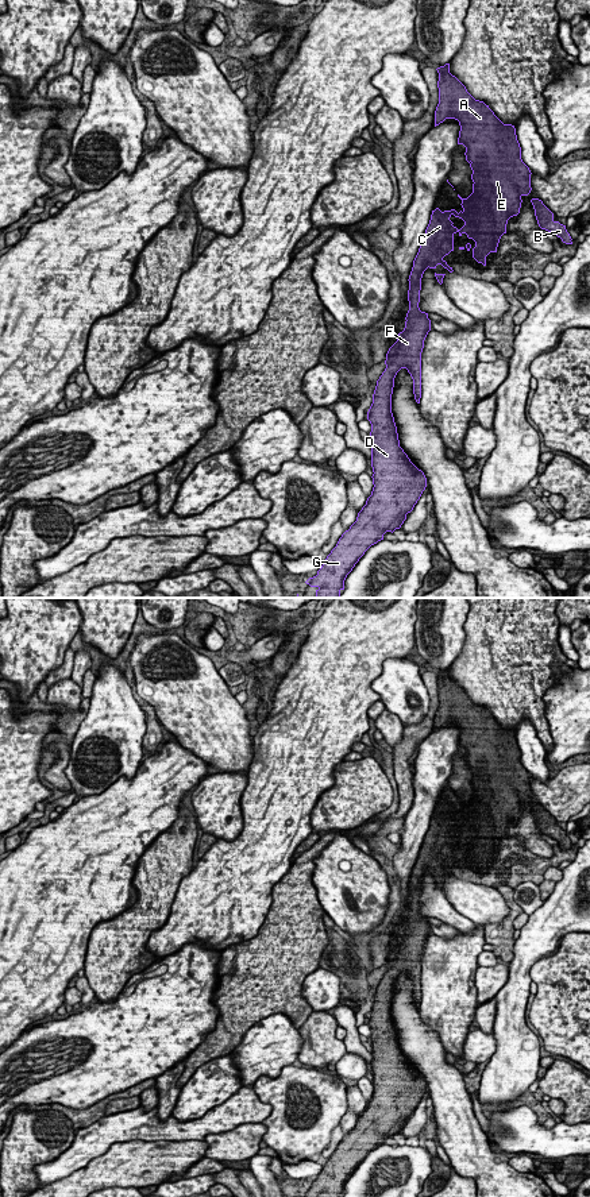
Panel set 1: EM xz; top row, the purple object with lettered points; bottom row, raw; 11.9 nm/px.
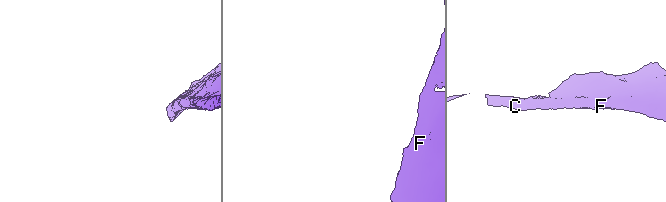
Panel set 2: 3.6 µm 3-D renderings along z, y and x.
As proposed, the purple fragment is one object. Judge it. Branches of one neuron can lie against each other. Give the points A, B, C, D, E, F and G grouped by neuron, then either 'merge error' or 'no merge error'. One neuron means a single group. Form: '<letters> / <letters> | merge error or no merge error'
A B C D E F G | no merge error

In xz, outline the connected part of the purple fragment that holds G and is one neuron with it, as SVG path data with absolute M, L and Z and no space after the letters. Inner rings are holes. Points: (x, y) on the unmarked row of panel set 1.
M450 668L436 673L439 677L439 708L435 715L435 731L446 723L455 723L459 726L460 735L458 749L466 752L466 765L473 775L473 798L467 803L462 803L462 815L458 818L455 814L441 816L439 812L432 815L429 829L425 834L419 857L413 865L413 872L409 880L408 906L409 915L405 922L405 932L398 938L397 946L389 953L386 958L386 973L377 985L373 999L373 1008L367 1016L367 1024L371 1028L370 1042L373 1045L371 1053L371 1071L373 1071L373 1096L367 1103L366 1109L358 1117L356 1125L346 1135L339 1143L336 1151L331 1155L323 1166L317 1179L309 1182L305 1188L316 1192L316 1197L340 1197L344 1194L344 1185L352 1175L365 1157L378 1146L383 1144L386 1136L400 1134L406 1119L410 1117L420 1104L427 1092L427 1082L419 1074L400 1051L397 1031L392 1018L392 999L394 992L394 982L401 973L406 973L413 984L413 999L417 1008L421 1003L421 957L424 945L431 935L431 924L428 918L421 916L419 912L421 883L424 876L436 873L441 869L450 877L452 872L443 864L454 856L454 839L463 838L475 846L473 853L470 847L459 854L473 856L473 862L486 870L486 861L490 857L497 857L500 843L506 838L508 825L520 818L521 802L528 800L531 792L531 775L521 764L521 752L517 745L516 733L512 729L504 729L494 717L483 706L475 704L466 694L466 691L450 677ZM451 820L459 822L464 830L458 834L450 825Z

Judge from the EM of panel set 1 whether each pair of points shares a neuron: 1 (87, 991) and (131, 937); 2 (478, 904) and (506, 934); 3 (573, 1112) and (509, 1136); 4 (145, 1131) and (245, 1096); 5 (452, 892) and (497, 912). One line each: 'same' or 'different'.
1: different
2: different
3: different
4: same
5: same

